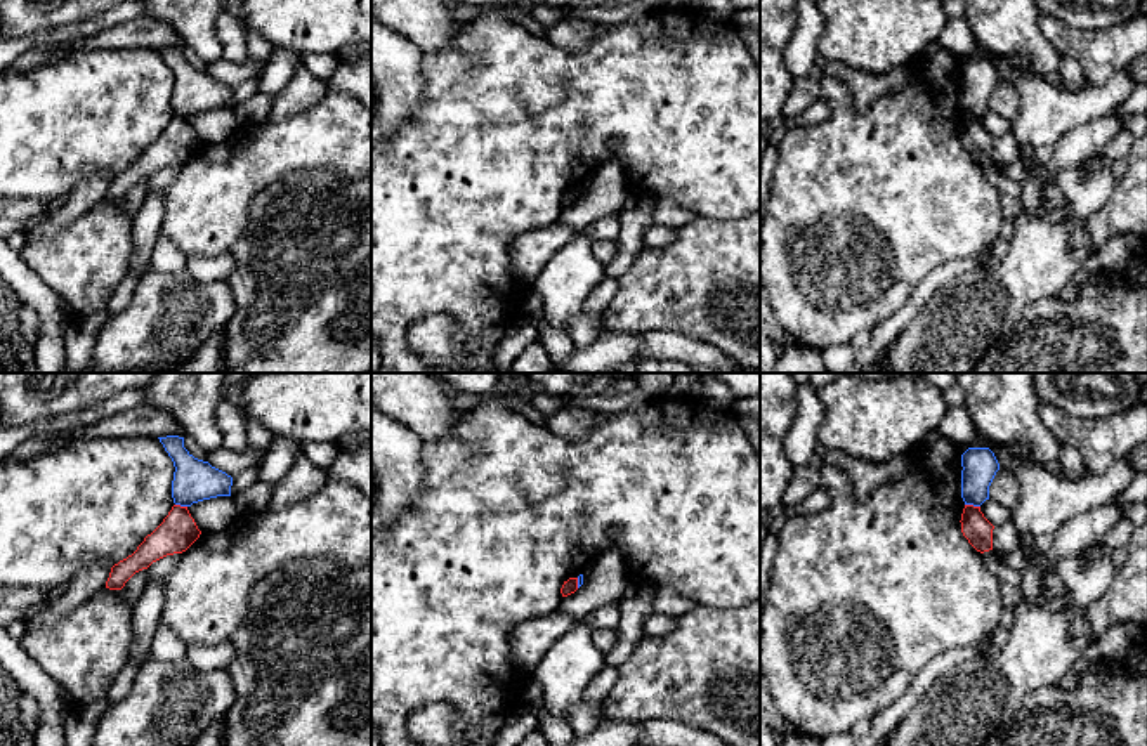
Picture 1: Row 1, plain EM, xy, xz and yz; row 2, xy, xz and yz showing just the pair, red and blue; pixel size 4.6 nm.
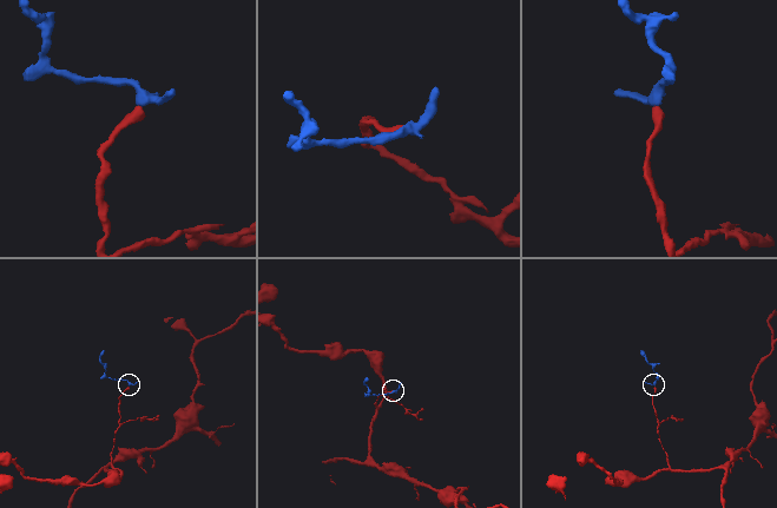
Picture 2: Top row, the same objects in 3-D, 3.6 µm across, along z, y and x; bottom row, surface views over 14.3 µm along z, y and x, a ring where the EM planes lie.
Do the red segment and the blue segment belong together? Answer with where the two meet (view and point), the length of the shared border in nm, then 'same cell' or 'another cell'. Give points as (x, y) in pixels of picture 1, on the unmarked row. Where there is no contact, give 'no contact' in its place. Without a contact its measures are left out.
yz (972, 117) | 70 nm | another cell

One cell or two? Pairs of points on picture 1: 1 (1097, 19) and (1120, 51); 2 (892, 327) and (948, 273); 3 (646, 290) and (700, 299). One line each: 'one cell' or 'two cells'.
1: two cells
2: one cell
3: one cell

